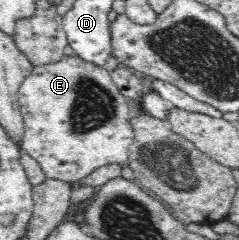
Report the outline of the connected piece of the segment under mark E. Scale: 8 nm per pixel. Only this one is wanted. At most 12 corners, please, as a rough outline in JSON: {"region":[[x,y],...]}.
{"region":[[74,55],[18,89],[22,149],[72,184],[128,163],[133,104]]}

